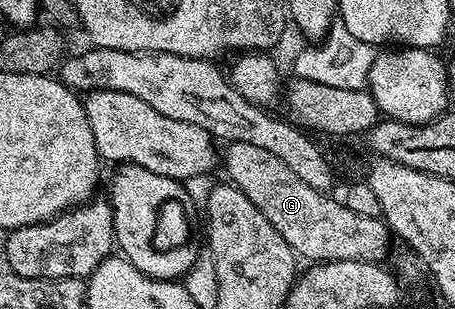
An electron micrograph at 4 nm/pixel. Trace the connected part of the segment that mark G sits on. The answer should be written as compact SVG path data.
M238 141L229 142L224 148L222 167L224 163L227 173L225 176L229 182L246 193L246 197L250 198L250 201L254 201L254 205L258 205L262 217L266 217L266 221L270 221L270 225L274 225L274 229L278 229L278 233L282 233L286 245L290 245L290 249L296 252L301 260L312 259L308 261L316 263L332 263L335 259L378 264L385 262L388 246L394 243L394 236L383 218L361 217L360 214L346 209L346 205L339 198L331 199L333 197L331 194L318 189L310 189L310 185L306 185L306 181L302 181L302 177L298 177L298 173L294 173L282 162L282 157L274 157L274 153L268 152L267 149L258 149L258 145Z

